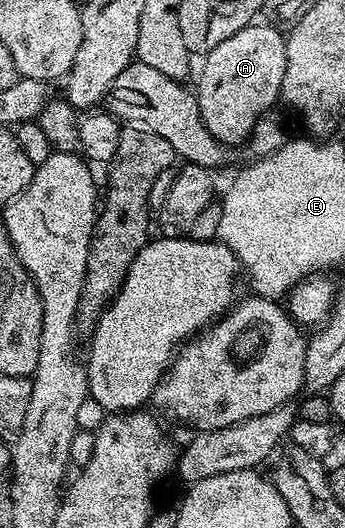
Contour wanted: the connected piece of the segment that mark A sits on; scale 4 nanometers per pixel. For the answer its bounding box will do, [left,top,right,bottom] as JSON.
[199,22,287,146]

